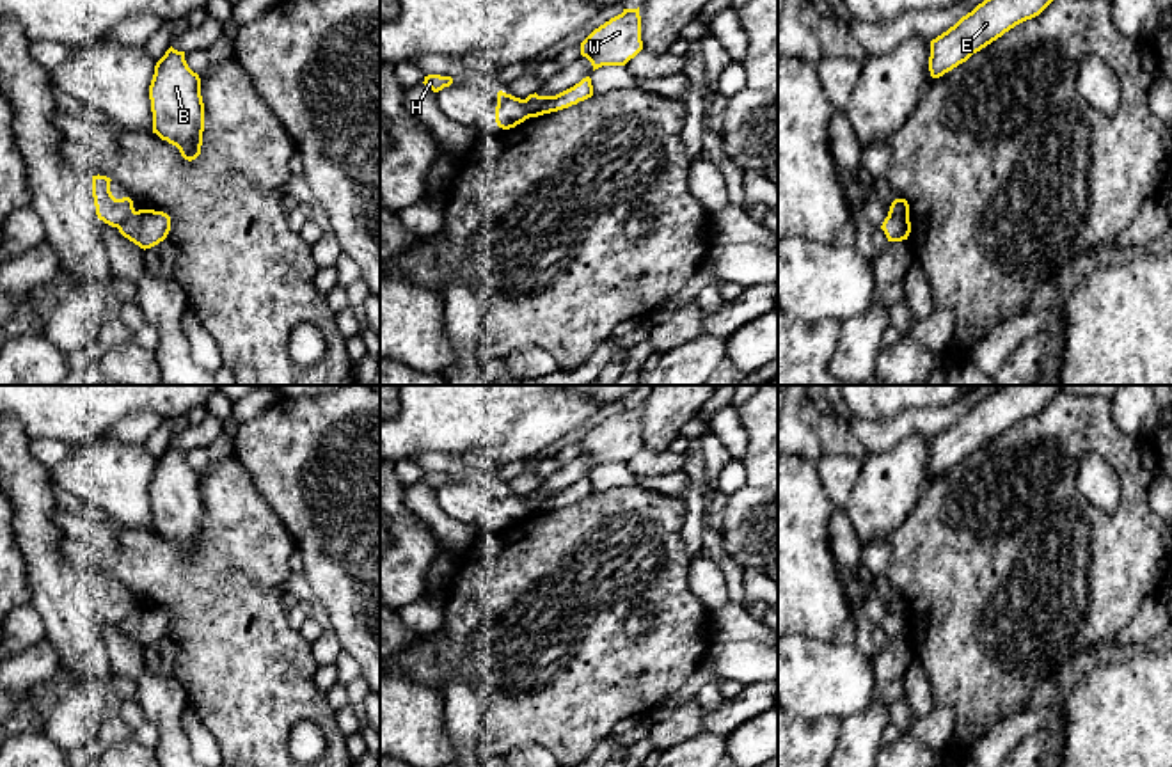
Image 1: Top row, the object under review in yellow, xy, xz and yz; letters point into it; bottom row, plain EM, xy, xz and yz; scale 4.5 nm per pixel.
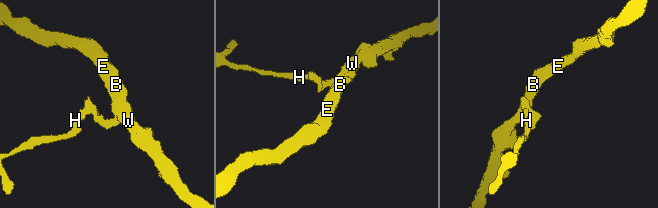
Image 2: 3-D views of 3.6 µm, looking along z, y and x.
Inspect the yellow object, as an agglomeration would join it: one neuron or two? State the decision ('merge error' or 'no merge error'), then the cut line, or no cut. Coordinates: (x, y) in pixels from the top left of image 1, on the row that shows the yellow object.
merge error; cut in yz along (888, 212), (908, 221)

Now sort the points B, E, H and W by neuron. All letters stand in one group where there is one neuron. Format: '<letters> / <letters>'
B E W / H

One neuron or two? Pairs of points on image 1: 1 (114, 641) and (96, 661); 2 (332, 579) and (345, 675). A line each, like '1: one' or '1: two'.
1: two
2: two

